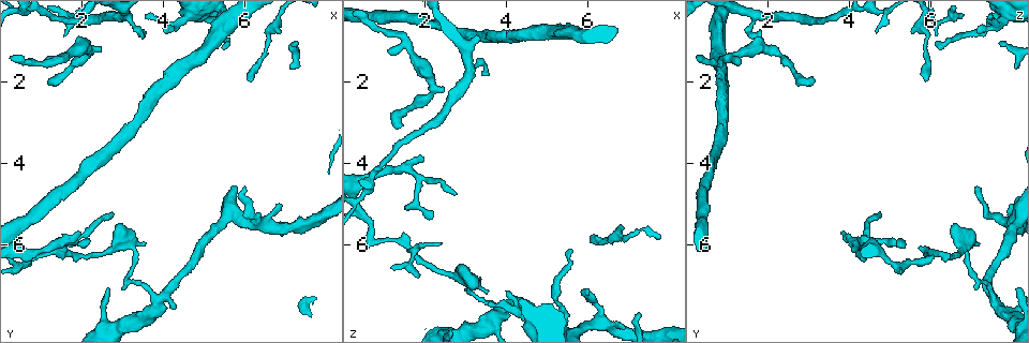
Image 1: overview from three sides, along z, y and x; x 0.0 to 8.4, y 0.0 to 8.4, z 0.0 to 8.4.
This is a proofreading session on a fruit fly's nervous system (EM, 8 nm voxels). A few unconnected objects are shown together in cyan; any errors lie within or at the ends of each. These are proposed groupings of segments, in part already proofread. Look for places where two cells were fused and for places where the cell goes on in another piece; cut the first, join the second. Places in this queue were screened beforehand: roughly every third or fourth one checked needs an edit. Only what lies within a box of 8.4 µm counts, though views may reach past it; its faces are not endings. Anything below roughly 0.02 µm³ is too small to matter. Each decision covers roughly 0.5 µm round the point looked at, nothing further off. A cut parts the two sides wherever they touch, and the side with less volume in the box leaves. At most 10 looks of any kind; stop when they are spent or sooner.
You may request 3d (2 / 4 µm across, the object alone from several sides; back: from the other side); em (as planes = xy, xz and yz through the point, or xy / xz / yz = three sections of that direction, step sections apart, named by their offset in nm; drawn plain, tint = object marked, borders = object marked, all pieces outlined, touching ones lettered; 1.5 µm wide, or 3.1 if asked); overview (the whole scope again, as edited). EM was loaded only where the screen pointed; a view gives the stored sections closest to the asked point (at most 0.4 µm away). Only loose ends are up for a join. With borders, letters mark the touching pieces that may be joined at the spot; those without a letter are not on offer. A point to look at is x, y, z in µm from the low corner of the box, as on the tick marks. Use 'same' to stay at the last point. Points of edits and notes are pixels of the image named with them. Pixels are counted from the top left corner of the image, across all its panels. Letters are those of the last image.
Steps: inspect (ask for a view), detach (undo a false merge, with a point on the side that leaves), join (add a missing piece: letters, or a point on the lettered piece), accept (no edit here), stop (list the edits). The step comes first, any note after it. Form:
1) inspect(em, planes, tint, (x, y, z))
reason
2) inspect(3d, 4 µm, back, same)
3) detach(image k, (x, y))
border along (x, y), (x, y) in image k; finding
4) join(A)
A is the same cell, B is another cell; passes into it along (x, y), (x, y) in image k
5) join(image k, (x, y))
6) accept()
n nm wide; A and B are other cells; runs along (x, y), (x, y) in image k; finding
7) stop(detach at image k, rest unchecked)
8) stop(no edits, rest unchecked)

inspect(3d, 4 µm, (2.75, 5.15, 4.80))
thin end

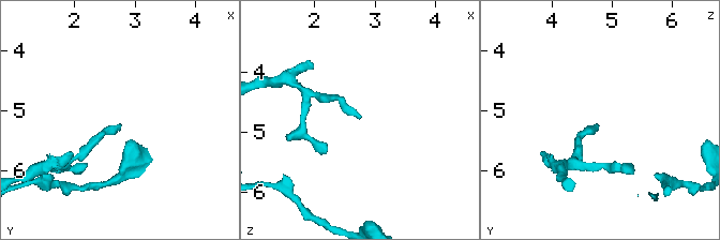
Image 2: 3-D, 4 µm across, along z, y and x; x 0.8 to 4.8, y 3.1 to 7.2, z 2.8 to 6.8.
inspect(em, planes, borders, (2.75, 5.20, 4.75))
need the tissue

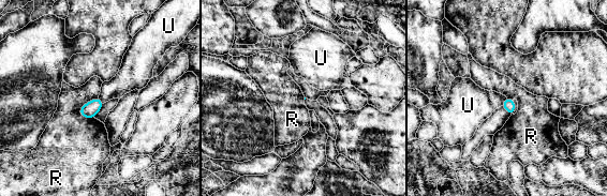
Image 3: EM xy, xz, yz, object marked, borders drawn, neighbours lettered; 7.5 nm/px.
accept()
R and U are other cells; border along (98, 98), (88, 101), (78, 112) in image 3; none of them fits

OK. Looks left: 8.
inspect(3d, 2 µm, back, (1.40, 1.90, 3.10))
free end

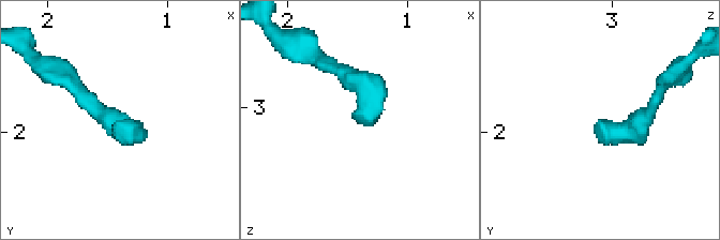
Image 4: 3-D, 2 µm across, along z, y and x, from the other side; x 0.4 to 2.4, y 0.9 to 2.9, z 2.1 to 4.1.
inspect(em, yz, step 4, borders, (1.42, 1.90, 3.10))
now the EM

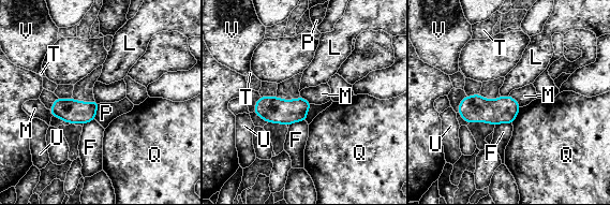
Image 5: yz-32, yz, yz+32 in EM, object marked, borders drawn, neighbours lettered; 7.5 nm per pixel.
inspect(em, xy, step 4, borders, same)
cut it another way

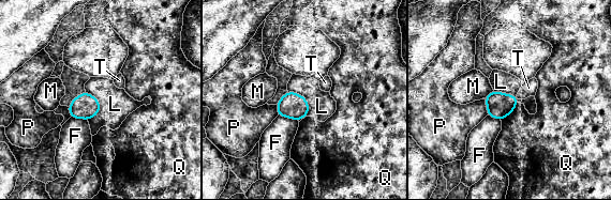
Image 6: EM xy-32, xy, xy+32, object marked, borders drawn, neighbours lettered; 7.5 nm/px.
accept()
L touches over 240 nm; F, L, M, P, Q and T are other cells; border along (288, 91), (308, 104), (300, 120) in image 6; no lettered piece goes on from it

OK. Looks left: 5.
inspect(em, xy, step 4, tint, (5.60, 1.15, 6.10))
free end

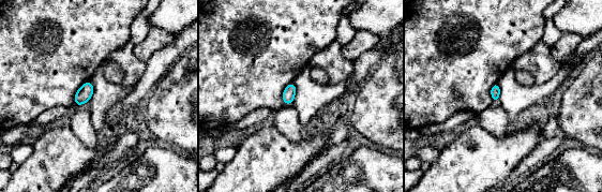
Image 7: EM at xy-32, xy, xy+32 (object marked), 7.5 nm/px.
inspect(em, planes, borders, same)

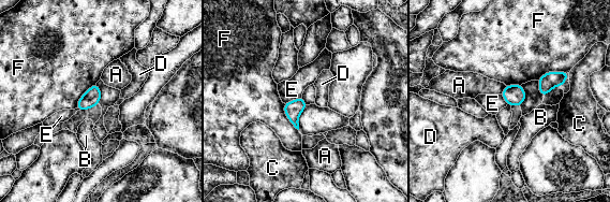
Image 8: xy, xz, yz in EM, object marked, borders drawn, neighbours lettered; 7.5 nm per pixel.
accept()
A, B, C, D, E and F are other cells; border along (301, 96), (284, 103) in image 8; no lettered piece goes on from it

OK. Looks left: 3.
inspect(em, planes, plain, (6.35, 5.40, 7.95))
branch point

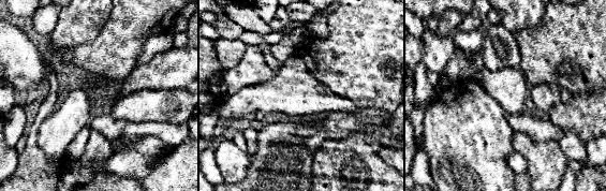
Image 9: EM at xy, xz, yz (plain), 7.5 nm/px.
inspect(em, planes, borders, same)
what lies round it

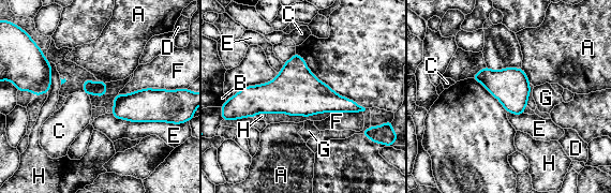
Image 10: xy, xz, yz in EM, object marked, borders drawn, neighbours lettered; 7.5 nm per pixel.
accept()
A, B, C, D, E, F, G and H are other cells; border along (521, 68), (530, 83) in image 10; continuous, no second cell

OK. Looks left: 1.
stop(no edits, rest unchecked)

